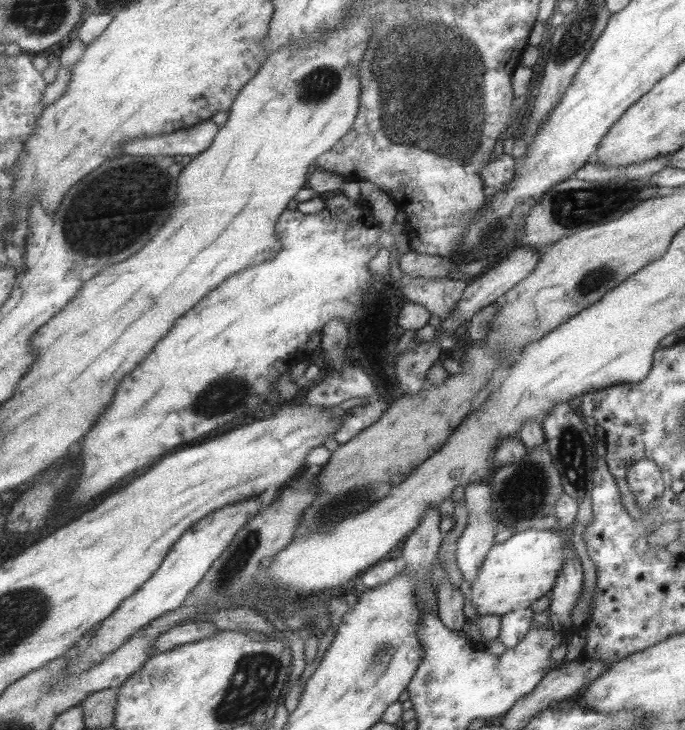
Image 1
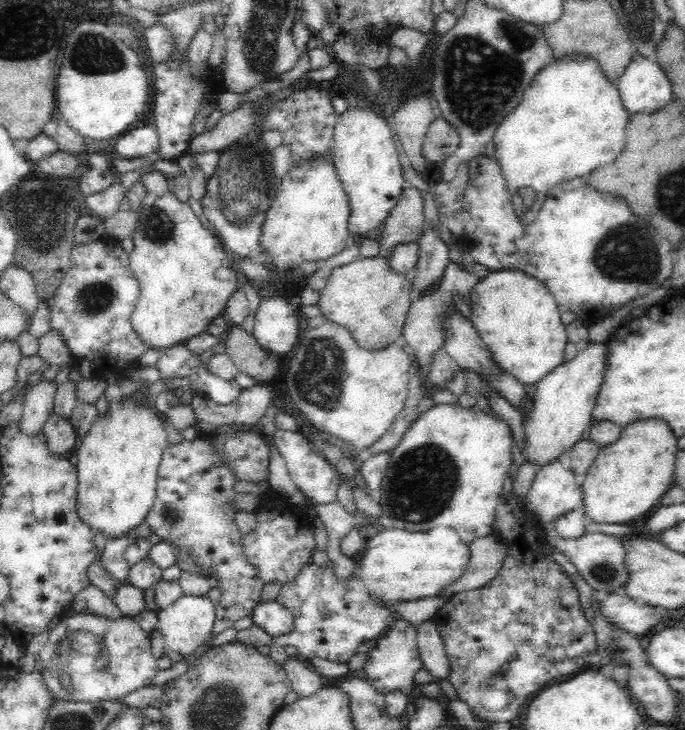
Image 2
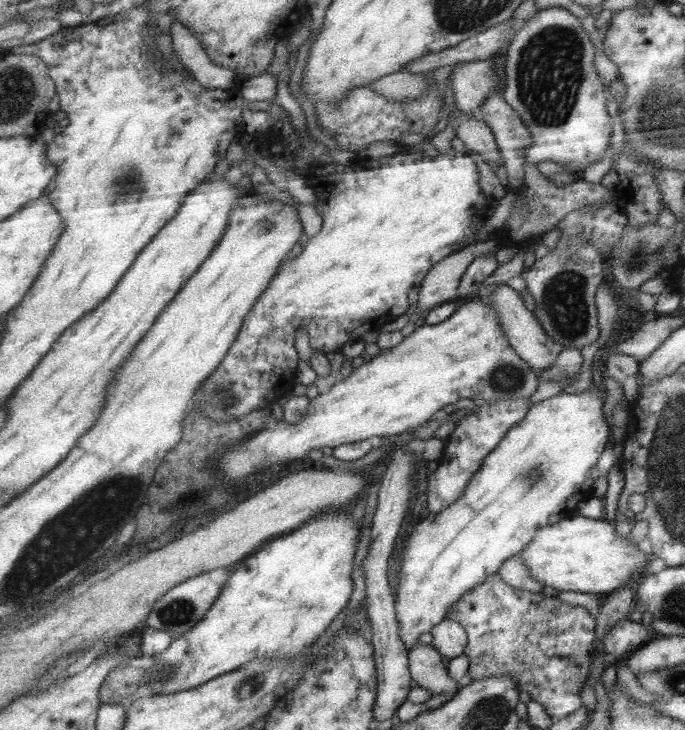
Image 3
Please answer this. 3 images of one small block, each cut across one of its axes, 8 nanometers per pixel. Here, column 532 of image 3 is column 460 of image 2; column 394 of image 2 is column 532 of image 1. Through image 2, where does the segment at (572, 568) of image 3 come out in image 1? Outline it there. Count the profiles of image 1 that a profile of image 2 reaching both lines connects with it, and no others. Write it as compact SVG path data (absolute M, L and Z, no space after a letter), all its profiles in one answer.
M529 528L513 533L508 540L488 550L479 567L478 577L470 584L468 602L472 603L477 615L485 618L490 615L500 617L518 609L528 611L535 600L551 590L563 568L564 552L563 535L559 530Z

